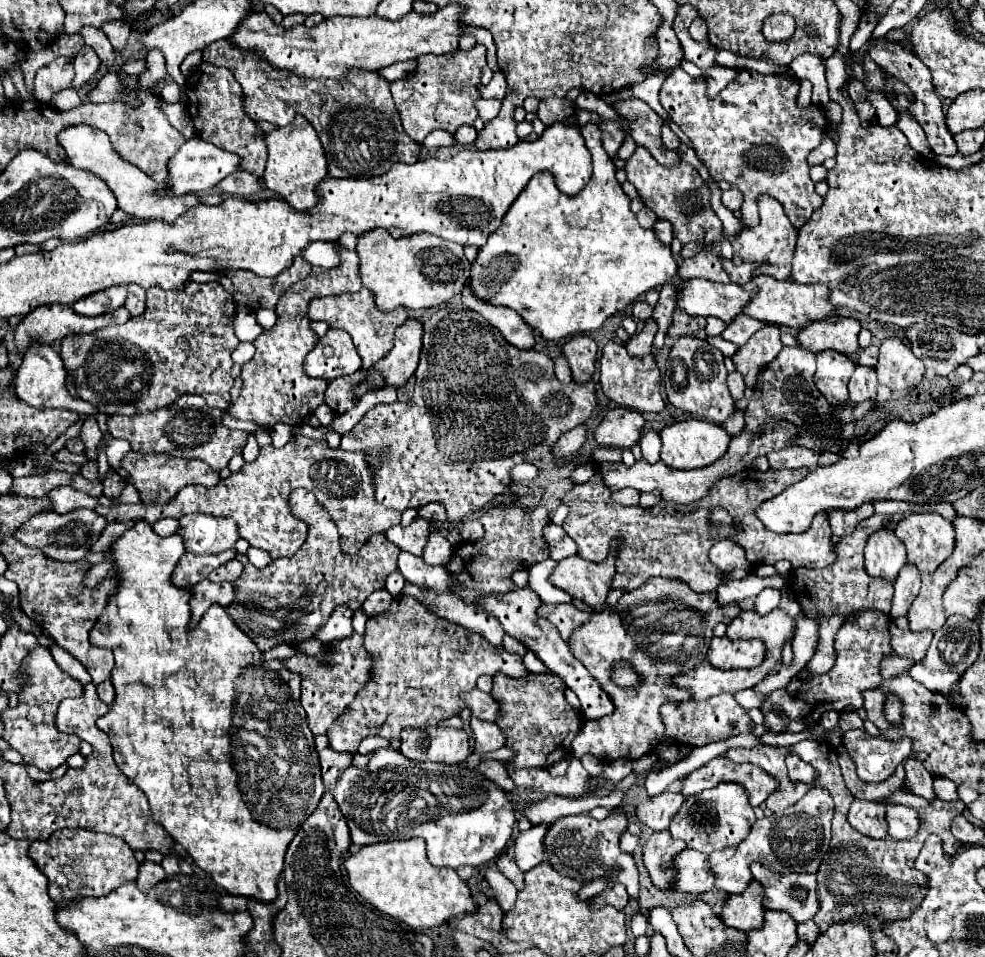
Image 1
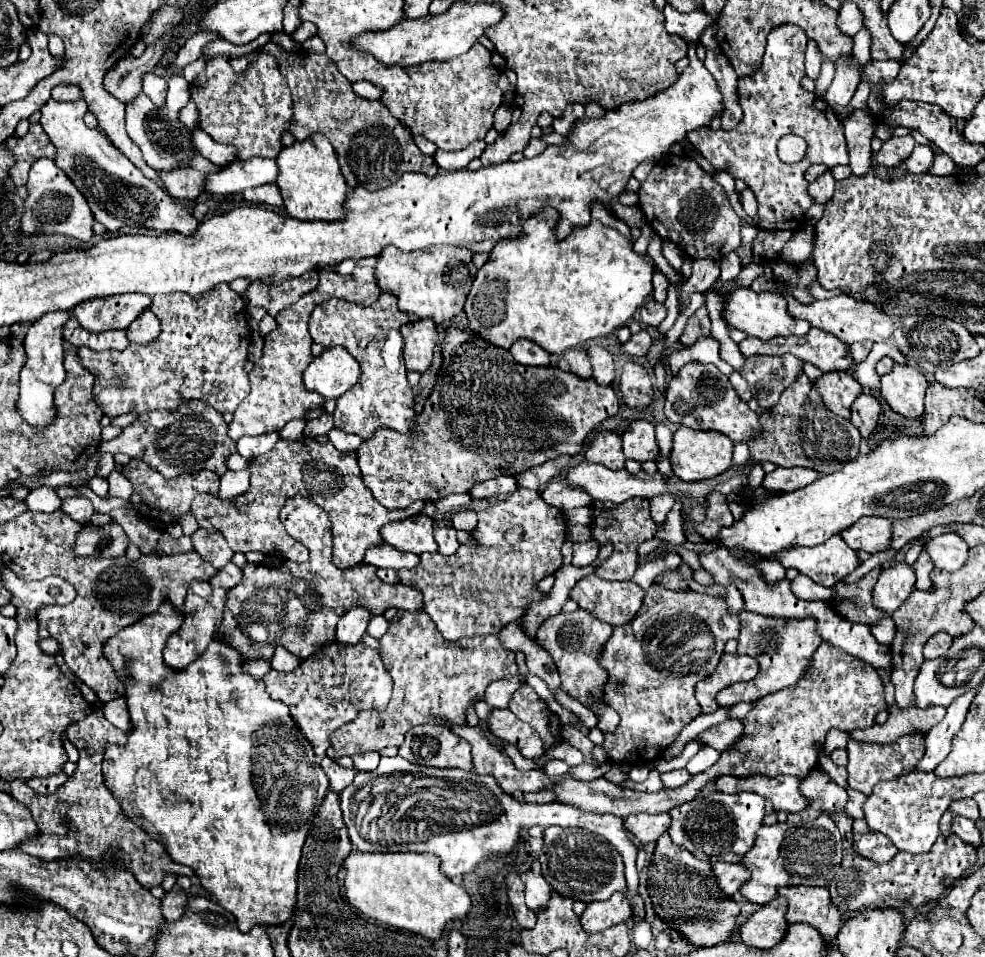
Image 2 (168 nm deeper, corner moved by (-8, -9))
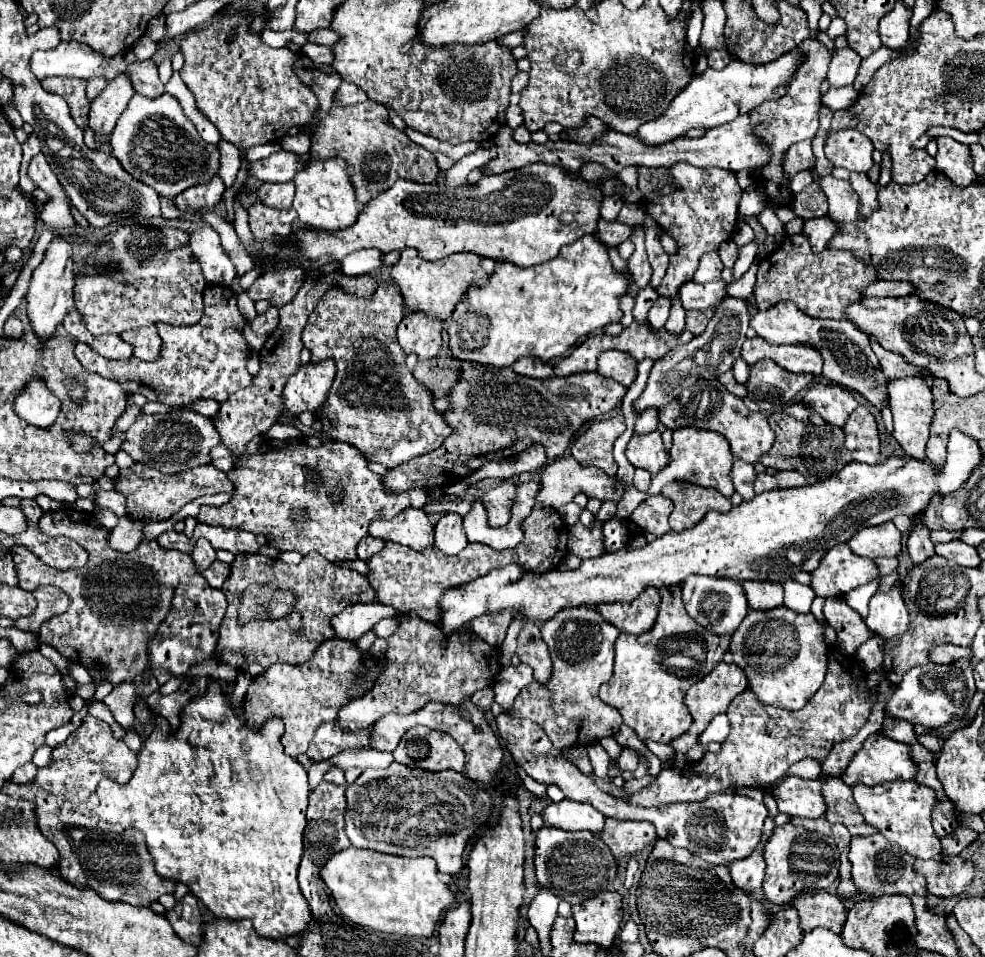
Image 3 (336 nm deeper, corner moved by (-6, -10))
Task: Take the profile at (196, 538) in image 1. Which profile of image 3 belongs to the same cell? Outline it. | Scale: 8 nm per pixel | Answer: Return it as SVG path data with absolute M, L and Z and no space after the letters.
M201 537L201 539L195 543L193 551L191 551L191 559L193 559L193 563L195 563L195 569L197 569L199 573L203 573L203 569L207 569L217 557L215 557L215 549L211 547L211 543Z

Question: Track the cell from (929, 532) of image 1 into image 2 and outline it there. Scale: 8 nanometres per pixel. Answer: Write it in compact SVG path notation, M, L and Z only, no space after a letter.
M941 534L937 538L931 538L925 544L925 550L931 556L935 568L955 572L965 564L969 546L957 534Z

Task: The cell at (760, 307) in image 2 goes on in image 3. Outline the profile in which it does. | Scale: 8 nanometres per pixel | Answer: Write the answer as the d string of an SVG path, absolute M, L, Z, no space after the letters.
M781 301L769 311L757 311L751 319L751 327L763 337L769 345L811 345L823 357L823 377L841 387L861 393L875 409L881 411L887 405L887 383L877 355L869 345L869 337L855 327L851 321L835 319L817 319L803 313L793 301Z

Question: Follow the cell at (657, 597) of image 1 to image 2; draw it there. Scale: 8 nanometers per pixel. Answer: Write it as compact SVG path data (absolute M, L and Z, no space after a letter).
M651 586L645 592L637 616L631 620L631 624L615 626L611 638L605 642L605 648L599 654L599 664L609 674L609 682L603 688L603 702L621 714L617 730L605 734L603 750L607 754L607 764L633 768L639 766L639 760L657 760L665 746L675 740L681 728L693 718L701 716L701 706L695 700L695 686L713 674L729 638L739 638L739 616L729 614L725 600L697 592L669 592L657 586Z

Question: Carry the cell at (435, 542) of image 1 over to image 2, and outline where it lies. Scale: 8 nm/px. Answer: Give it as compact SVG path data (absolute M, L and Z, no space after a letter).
M439 526L435 530L435 542L439 544L441 554L453 554L459 548L459 542L455 538L453 526Z

